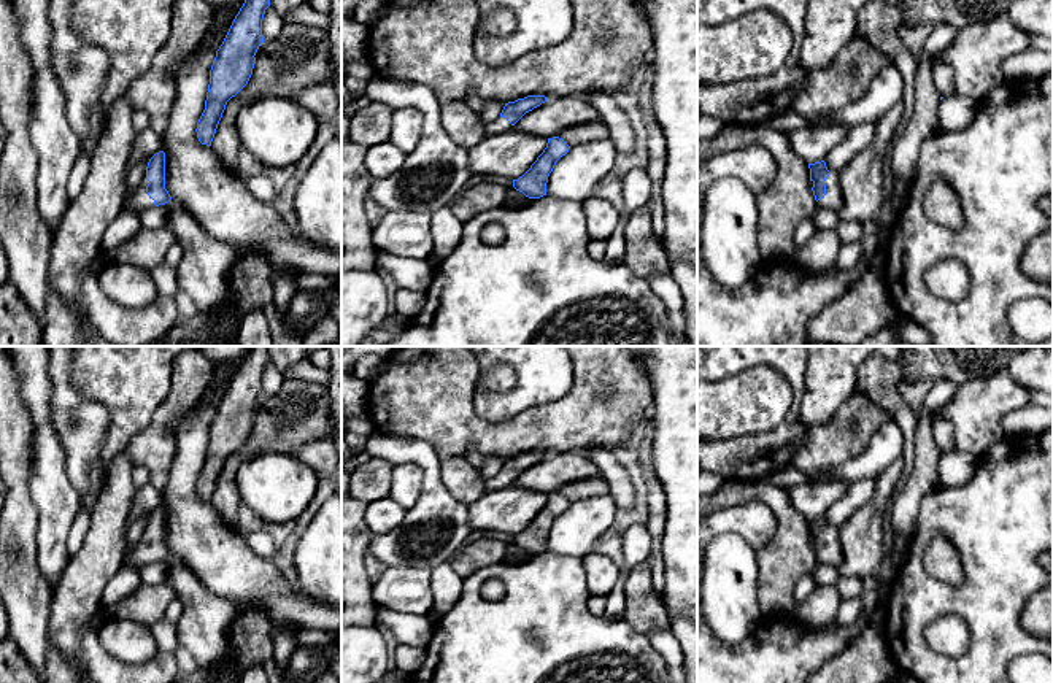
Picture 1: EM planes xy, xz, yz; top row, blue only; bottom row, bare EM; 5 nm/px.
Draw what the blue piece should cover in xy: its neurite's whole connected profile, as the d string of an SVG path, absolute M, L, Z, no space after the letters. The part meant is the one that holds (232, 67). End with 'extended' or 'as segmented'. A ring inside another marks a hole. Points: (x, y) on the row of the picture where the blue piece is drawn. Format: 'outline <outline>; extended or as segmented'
outline M245 0L210 70L205 110L197 122L197 138L211 146L227 102L249 81L256 52L264 43L262 19L270 0Z; as segmented

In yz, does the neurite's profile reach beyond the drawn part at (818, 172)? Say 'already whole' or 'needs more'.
needs more

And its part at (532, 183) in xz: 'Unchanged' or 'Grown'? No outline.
Unchanged

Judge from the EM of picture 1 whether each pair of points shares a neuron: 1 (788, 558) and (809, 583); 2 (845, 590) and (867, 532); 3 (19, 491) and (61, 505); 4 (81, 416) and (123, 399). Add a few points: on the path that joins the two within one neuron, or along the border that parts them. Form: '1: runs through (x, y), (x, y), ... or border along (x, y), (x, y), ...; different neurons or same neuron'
1: border along (810, 571), (798, 582), (794, 590), (796, 604); different neurons
2: border along (842, 577), (858, 577), (861, 580); different neurons
3: border along (32, 458), (30, 501), (35, 510), (37, 531); different neurons
4: border along (72, 386), (107, 410), (107, 432), (102, 443); different neurons

